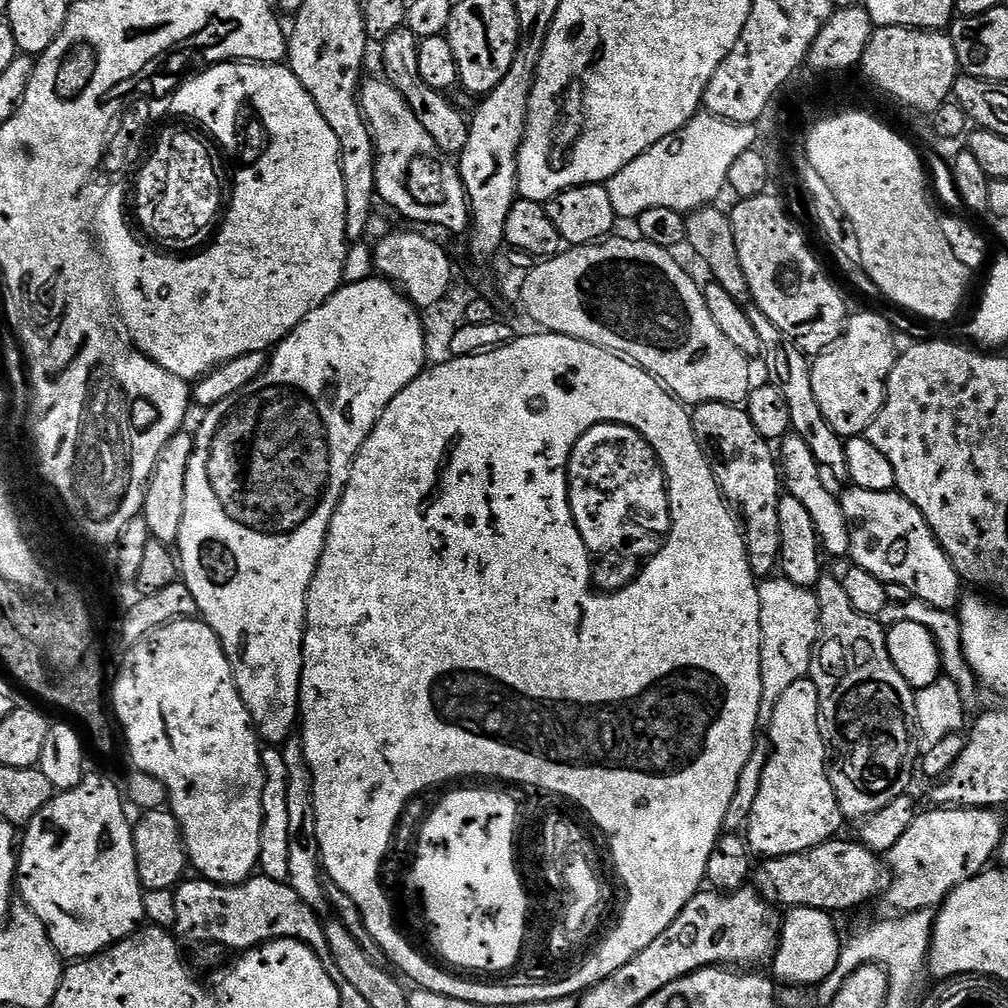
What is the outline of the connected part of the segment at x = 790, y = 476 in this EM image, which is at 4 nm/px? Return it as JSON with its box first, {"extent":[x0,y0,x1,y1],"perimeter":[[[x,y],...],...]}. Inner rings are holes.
{"extent":[780,433,849,556],"perimeter":[[[789,433],[780,442],[782,454],[780,453],[780,468],[784,486],[787,493],[798,499],[802,506],[806,507],[810,516],[814,520],[815,530],[821,540],[821,549],[828,555],[848,556],[849,550],[849,526],[846,522],[846,516],[842,512],[839,497],[833,492],[830,493],[825,482],[822,480],[822,469],[820,464],[814,458],[810,448],[798,438],[796,433]]]}

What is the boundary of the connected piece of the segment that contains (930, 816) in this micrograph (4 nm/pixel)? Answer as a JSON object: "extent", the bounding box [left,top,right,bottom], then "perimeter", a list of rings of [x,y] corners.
{"extent":[886,807,1006,914],"perimeter":[[[929,807],[929,812],[921,811],[910,822],[910,830],[898,838],[897,844],[886,854],[886,863],[892,874],[892,884],[888,887],[886,899],[893,913],[907,914],[939,909],[944,899],[962,882],[973,880],[993,863],[1000,850],[1000,839],[1006,824],[1000,821],[1000,812],[991,808],[942,808]]]}

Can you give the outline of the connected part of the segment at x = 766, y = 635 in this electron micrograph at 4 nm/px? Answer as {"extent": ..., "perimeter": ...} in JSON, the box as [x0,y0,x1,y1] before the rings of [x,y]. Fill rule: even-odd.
{"extent":[758,578,820,726],"perimeter":[[[764,578],[758,584],[760,599],[760,625],[762,626],[762,702],[758,706],[758,722],[767,726],[774,718],[774,706],[778,706],[778,698],[794,686],[794,682],[805,679],[810,670],[812,651],[816,641],[820,639],[820,607],[815,591],[810,588],[799,588],[794,582],[783,578]]]}

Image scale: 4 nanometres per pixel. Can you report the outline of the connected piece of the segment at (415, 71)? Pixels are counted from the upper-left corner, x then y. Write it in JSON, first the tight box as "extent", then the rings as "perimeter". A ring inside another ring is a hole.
{"extent":[381,26,469,156],"perimeter":[[[407,26],[394,30],[390,37],[381,41],[383,77],[406,98],[406,102],[414,111],[414,116],[422,123],[438,148],[448,155],[458,156],[463,152],[469,137],[469,121],[465,116],[463,118],[461,112],[448,100],[447,95],[436,92],[422,80],[418,65],[419,41],[419,37]]]}

